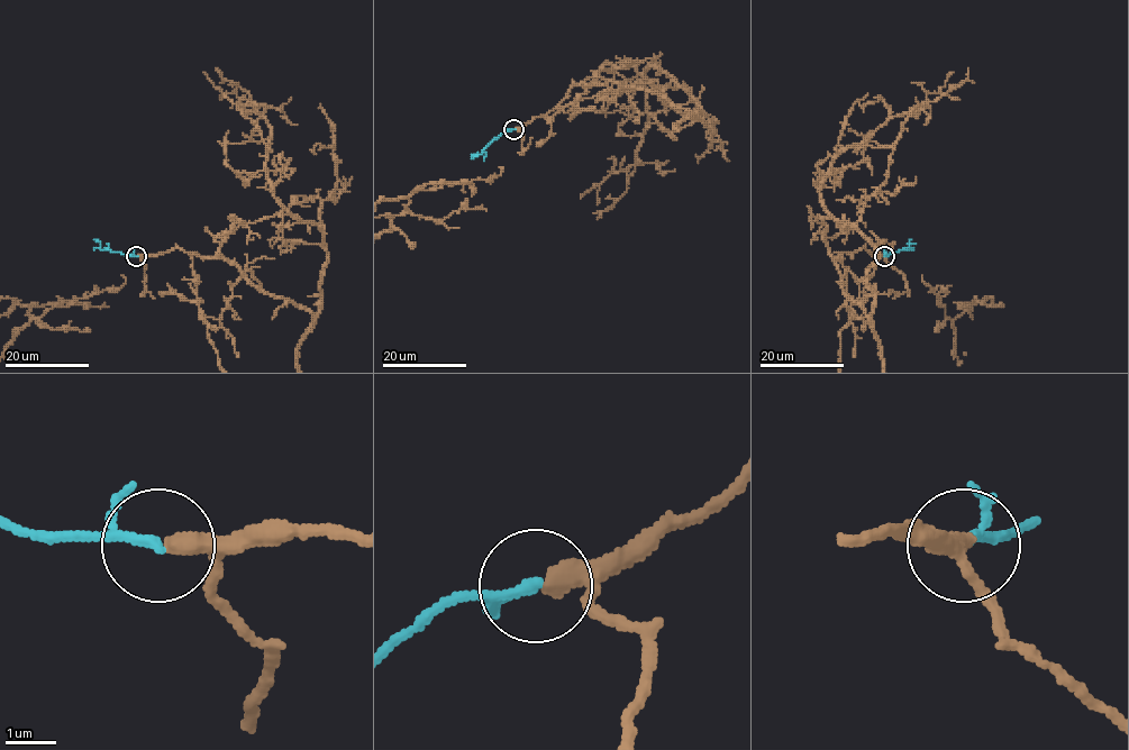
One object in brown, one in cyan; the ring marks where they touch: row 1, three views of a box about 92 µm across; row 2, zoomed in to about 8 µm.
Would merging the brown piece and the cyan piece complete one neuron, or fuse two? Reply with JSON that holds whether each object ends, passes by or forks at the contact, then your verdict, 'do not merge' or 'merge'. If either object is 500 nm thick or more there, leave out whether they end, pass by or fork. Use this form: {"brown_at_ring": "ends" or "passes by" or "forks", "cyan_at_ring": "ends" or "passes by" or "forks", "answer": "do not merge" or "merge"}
{"brown_at_ring": "passes by", "cyan_at_ring": "passes by", "answer": "merge"}

